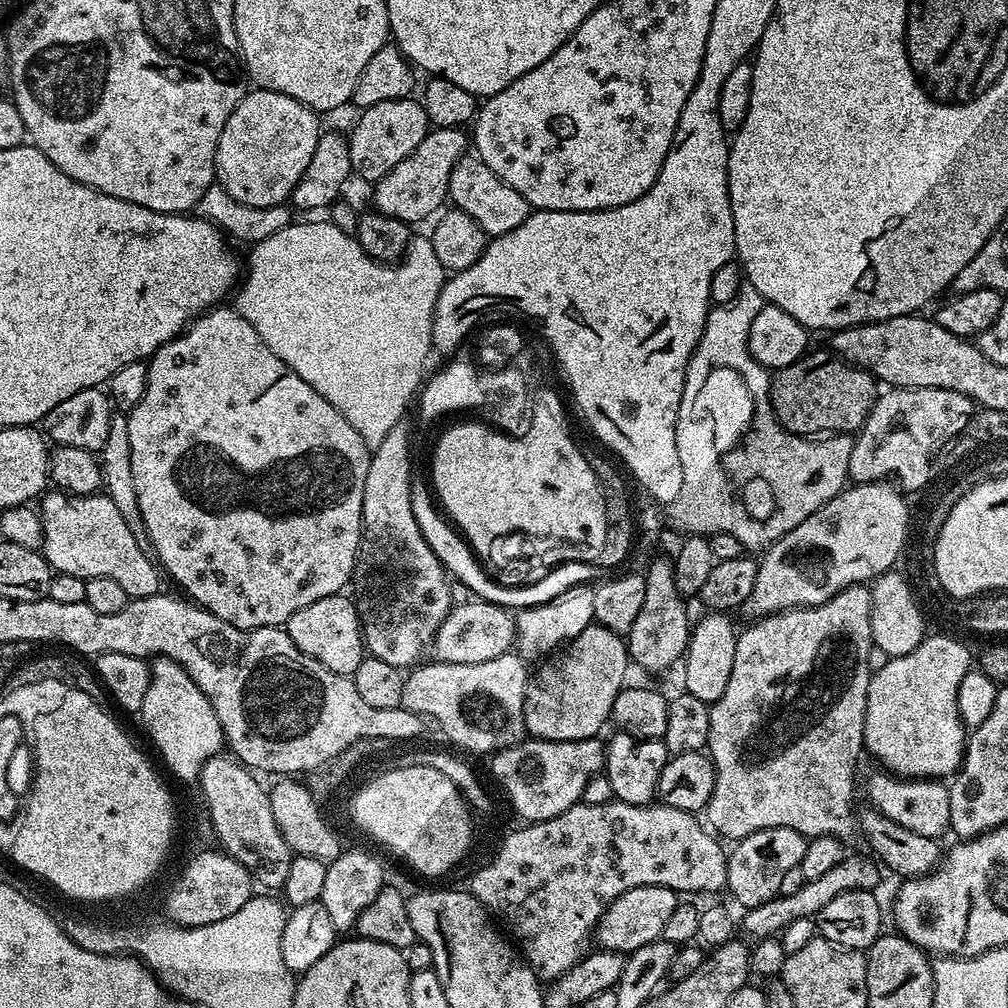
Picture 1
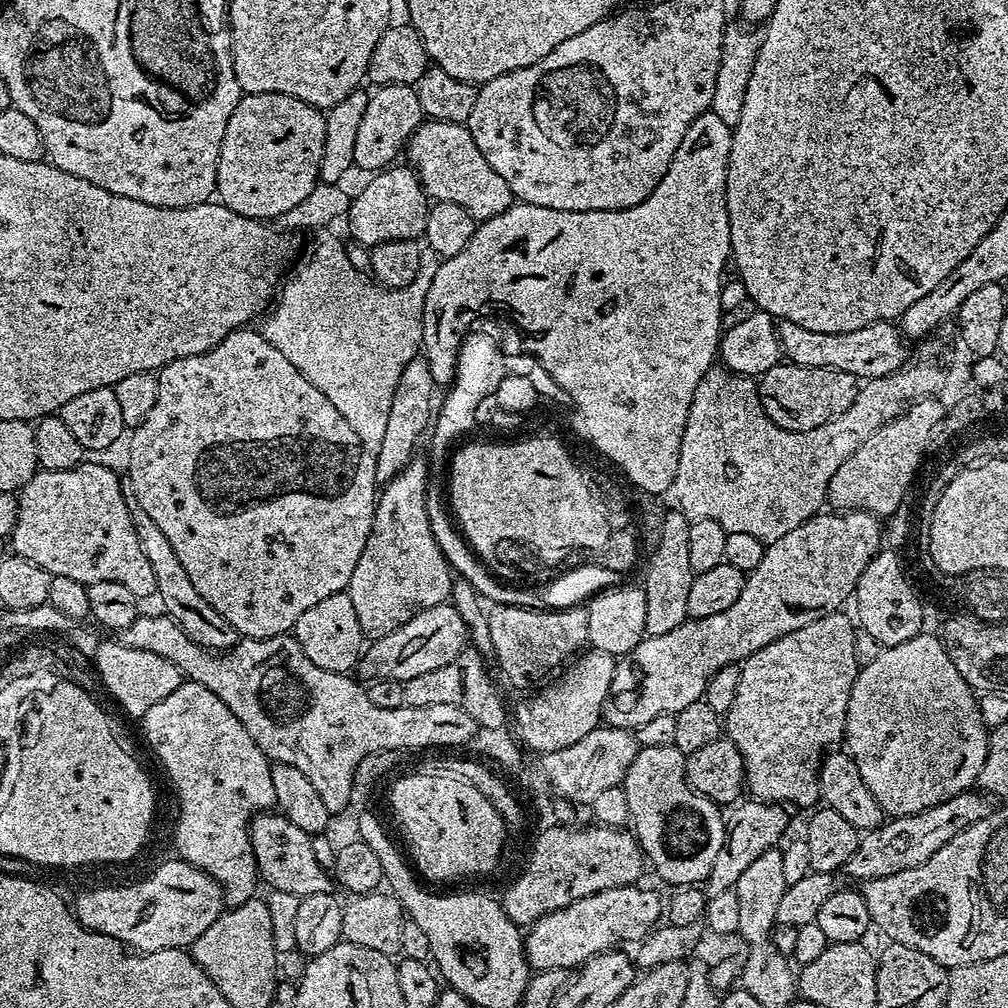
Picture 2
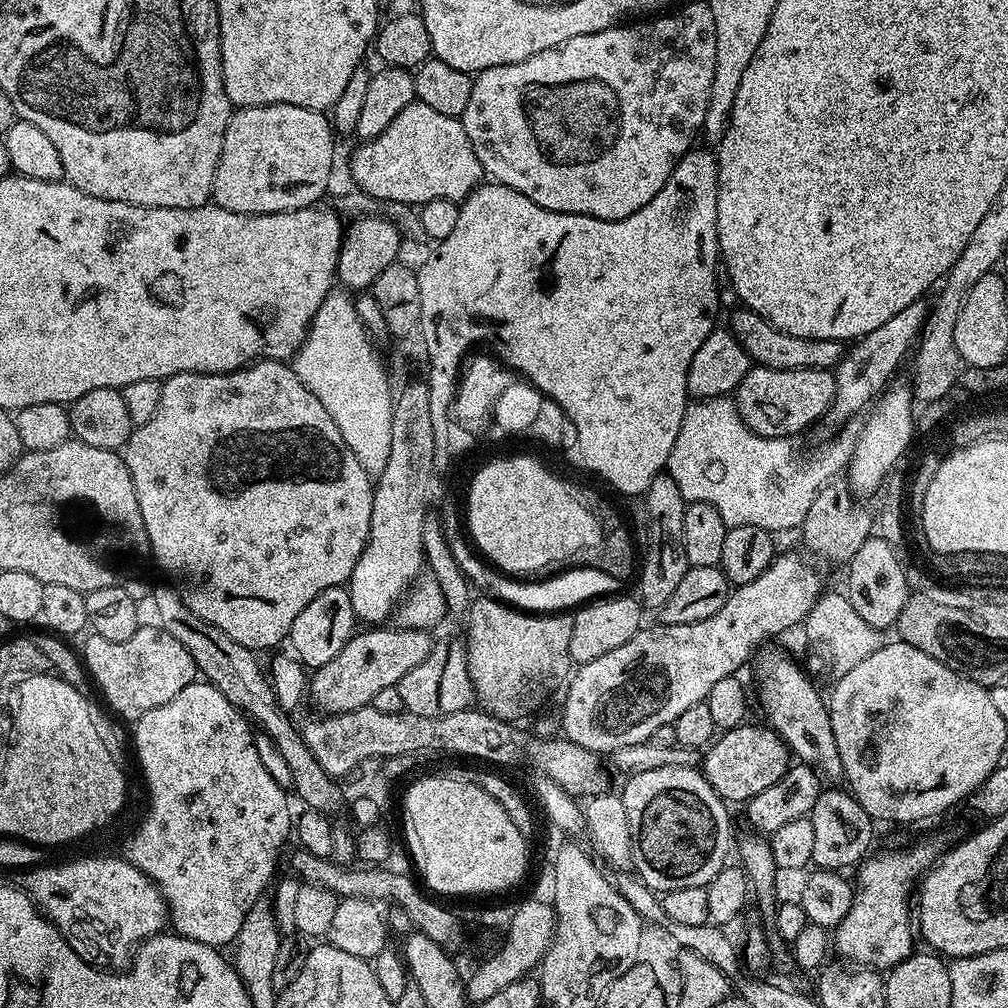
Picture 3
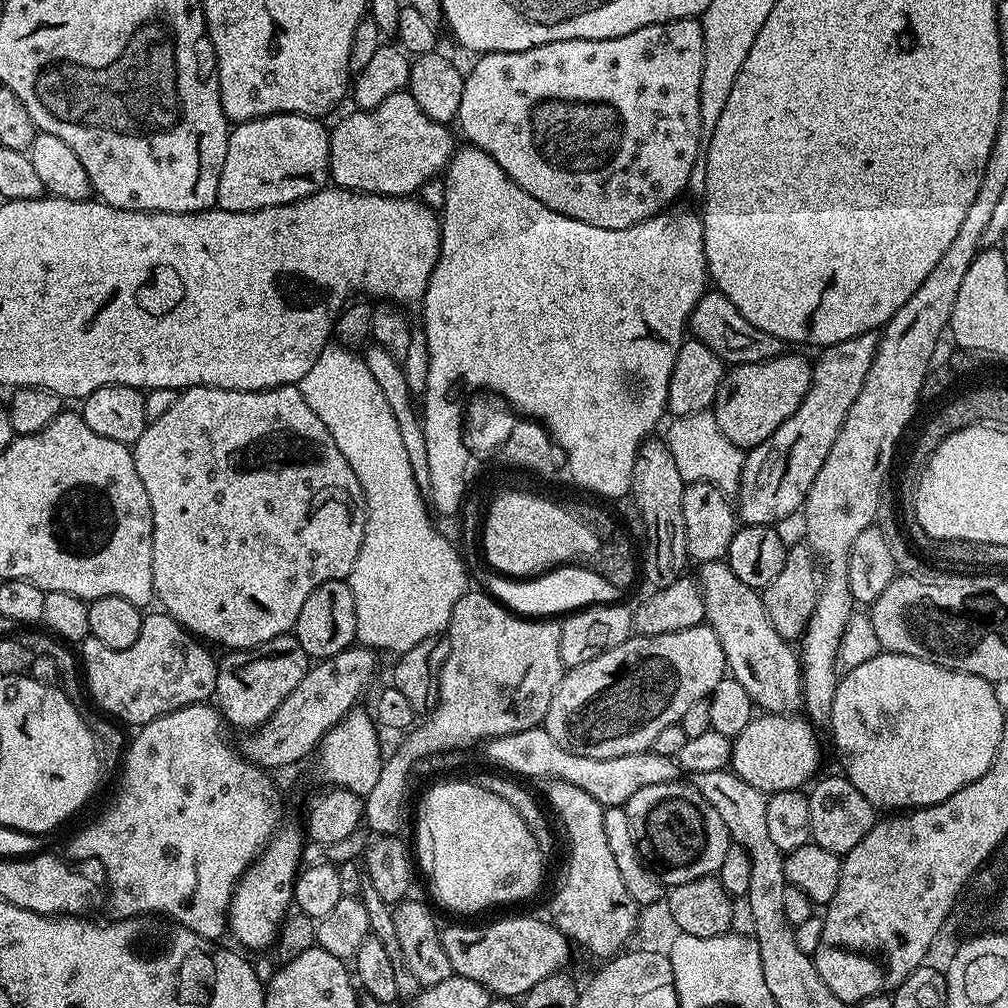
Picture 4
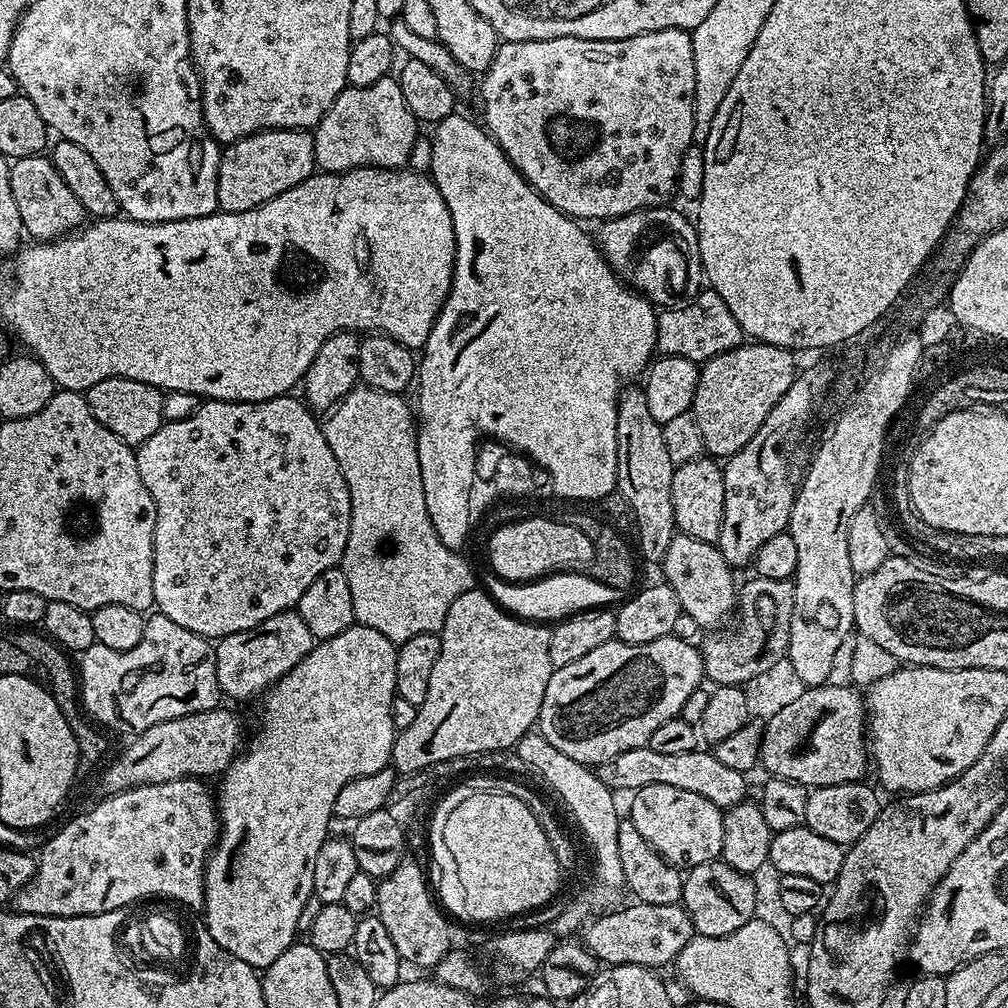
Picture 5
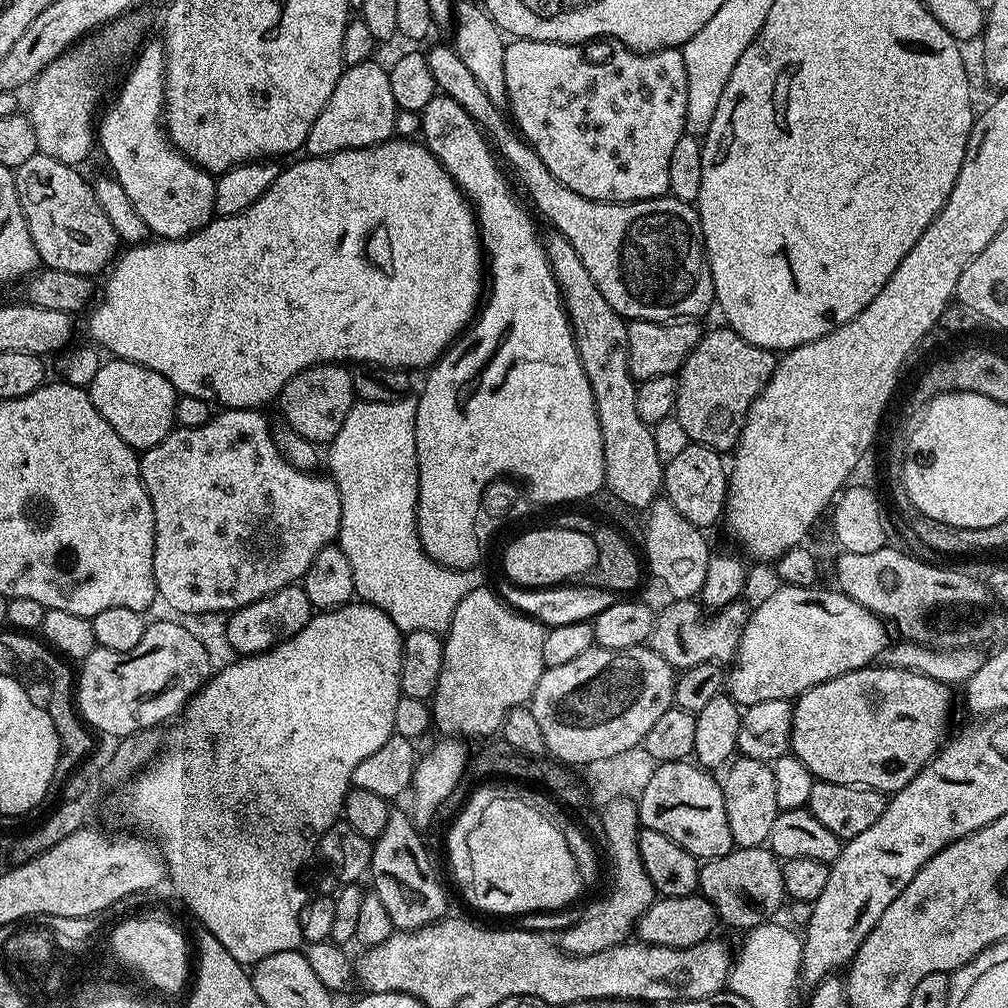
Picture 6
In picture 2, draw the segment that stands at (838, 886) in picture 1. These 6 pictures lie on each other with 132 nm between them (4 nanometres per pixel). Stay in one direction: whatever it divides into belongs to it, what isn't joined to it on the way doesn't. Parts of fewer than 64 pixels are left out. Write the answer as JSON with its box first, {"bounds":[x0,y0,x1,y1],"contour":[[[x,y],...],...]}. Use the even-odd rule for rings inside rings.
{"bounds":[843,790,994,882],"contour":[[[969,790],[954,794],[954,798],[946,798],[946,802],[938,802],[938,806],[930,806],[918,814],[885,819],[880,827],[869,828],[861,835],[854,854],[850,854],[850,858],[844,863],[843,875],[863,882],[886,878],[886,874],[898,874],[898,870],[922,866],[922,862],[926,862],[926,858],[933,854],[938,854],[938,850],[942,850],[942,846],[946,846],[950,838],[958,838],[962,830],[974,826],[974,822],[982,822],[982,818],[986,818],[993,810],[994,800],[991,795],[980,790]]]}

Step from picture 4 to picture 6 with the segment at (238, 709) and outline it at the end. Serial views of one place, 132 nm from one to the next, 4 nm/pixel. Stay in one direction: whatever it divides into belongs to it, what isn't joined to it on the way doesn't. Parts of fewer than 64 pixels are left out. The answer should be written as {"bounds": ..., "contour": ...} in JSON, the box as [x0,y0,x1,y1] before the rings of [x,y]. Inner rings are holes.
{"bounds":[224,583,314,656],"contour":[[[294,583],[231,613],[227,617],[228,625],[224,628],[224,636],[236,654],[253,656],[259,652],[268,652],[284,640],[298,634],[298,630],[302,630],[311,622],[313,615],[314,609],[310,598],[306,598],[306,590],[299,583]]]}

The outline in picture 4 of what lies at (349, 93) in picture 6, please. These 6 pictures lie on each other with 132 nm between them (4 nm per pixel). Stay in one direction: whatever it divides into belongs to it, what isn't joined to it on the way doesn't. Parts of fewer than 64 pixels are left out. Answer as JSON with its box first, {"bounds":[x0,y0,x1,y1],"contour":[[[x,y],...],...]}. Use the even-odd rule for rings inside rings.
{"bounds":[328,90,452,196],"contour":[[[406,90],[390,94],[390,98],[378,102],[378,106],[373,108],[352,110],[330,132],[328,170],[331,183],[337,188],[350,188],[353,192],[373,192],[379,196],[412,196],[419,193],[424,183],[437,179],[452,161],[452,130],[422,114],[422,106],[418,106],[418,102],[414,102],[414,98]]]}

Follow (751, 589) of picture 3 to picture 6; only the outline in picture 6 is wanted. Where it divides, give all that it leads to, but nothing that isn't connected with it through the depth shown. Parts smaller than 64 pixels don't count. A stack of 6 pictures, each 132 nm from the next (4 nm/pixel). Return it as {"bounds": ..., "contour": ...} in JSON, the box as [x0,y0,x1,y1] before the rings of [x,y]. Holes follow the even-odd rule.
{"bounds":[530,644,677,766],"contour":[[[643,644],[626,650],[606,650],[593,646],[586,650],[586,654],[578,654],[578,658],[564,663],[563,666],[545,668],[542,678],[538,678],[538,686],[534,686],[530,701],[538,730],[542,730],[545,749],[549,753],[553,752],[551,755],[565,765],[587,766],[599,759],[620,756],[631,747],[643,745],[654,722],[658,722],[658,718],[662,718],[662,714],[673,707],[676,678],[677,673],[666,662],[666,658]]]}

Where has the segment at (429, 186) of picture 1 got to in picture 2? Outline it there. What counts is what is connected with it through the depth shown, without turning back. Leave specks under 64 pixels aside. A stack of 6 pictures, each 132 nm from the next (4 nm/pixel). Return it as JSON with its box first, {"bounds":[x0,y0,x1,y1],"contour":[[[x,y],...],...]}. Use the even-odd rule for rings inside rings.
{"bounds":[348,166,430,250],"contour":[[[389,166],[373,175],[357,196],[351,197],[348,206],[348,236],[371,250],[382,242],[416,240],[426,230],[426,218],[430,207],[420,180],[411,167]]]}

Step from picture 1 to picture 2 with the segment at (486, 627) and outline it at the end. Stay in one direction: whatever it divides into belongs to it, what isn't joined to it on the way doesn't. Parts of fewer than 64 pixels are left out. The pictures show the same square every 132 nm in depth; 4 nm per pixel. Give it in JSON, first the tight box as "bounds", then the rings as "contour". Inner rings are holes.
{"bounds":[356,603,467,682],"contour":[[[451,603],[434,605],[413,615],[390,634],[371,641],[357,660],[356,674],[366,682],[385,679],[406,682],[459,659],[467,640],[467,628]]]}

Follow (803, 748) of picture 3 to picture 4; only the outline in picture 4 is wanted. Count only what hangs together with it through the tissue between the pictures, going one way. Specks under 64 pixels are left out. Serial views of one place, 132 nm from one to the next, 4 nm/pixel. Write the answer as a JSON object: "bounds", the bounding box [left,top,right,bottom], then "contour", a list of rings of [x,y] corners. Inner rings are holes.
{"bounds":[698,560,804,714],"contour":[[[711,560],[700,564],[698,570],[700,593],[704,595],[704,618],[714,634],[718,634],[718,642],[722,642],[724,663],[731,679],[742,682],[742,687],[746,694],[750,694],[757,709],[768,714],[799,713],[804,702],[801,661],[797,649],[774,630],[768,611],[764,609],[763,595],[757,589],[746,586],[746,582],[742,582],[742,578],[738,578],[724,560]]]}

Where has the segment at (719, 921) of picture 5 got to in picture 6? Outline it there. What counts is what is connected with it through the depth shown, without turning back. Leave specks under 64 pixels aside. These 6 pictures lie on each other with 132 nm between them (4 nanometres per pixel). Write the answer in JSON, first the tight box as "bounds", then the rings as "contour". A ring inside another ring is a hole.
{"bounds":[699,846,785,928],"contour":[[[767,846],[758,848],[738,848],[733,847],[732,851],[724,856],[719,856],[713,860],[707,861],[700,870],[699,895],[706,897],[714,906],[717,917],[724,920],[732,928],[757,928],[760,924],[769,923],[776,911],[781,911],[785,903],[784,887],[782,886],[782,870],[780,869],[782,861],[780,857],[772,853],[772,849]]]}

